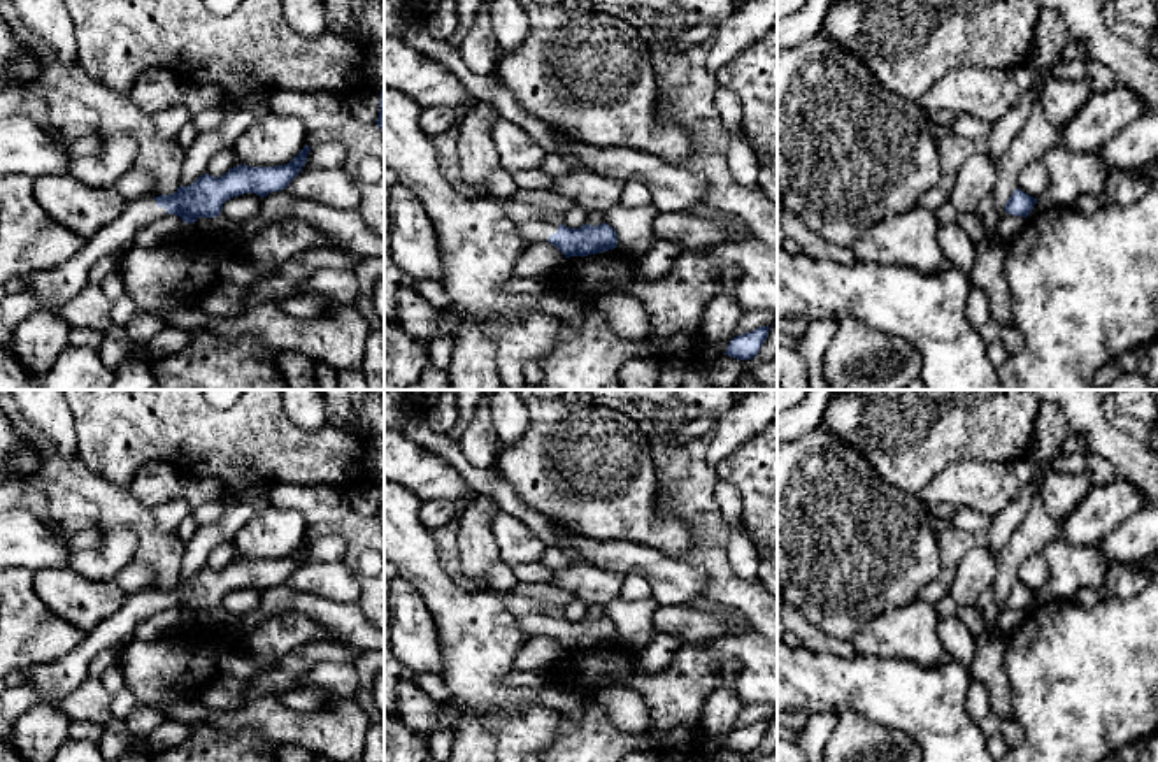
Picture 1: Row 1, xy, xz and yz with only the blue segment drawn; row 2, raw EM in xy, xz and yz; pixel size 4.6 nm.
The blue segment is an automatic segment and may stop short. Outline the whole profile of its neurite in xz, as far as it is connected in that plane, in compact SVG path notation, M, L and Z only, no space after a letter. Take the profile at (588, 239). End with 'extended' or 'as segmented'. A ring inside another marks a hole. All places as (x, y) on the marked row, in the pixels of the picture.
M530 219L518 225L518 234L526 242L551 242L565 258L588 256L618 248L618 234L607 223L568 228L563 223Z; extended

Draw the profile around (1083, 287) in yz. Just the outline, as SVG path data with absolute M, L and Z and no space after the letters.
M1158 181L1126 205L1104 205L1095 212L1049 207L1026 218L1025 228L1007 242L1004 274L1012 327L1025 339L1023 348L997 367L1004 390L1093 390L1098 369L1158 337Z

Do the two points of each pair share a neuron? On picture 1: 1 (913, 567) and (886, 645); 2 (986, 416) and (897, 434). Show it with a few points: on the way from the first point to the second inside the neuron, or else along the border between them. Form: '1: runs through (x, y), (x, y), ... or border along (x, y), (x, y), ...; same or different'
1: border along (918, 597), (860, 625); different
2: runs through (964, 416), (920, 420); same

